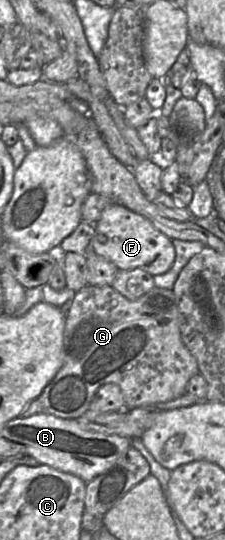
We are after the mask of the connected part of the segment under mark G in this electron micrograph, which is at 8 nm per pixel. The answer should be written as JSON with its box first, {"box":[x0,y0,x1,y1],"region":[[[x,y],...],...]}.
{"box":[20,285,199,419],"region":[[[86,285],[76,292],[66,313],[63,347],[61,369],[20,417],[51,414],[77,419],[89,409],[99,387],[107,383],[121,388],[130,410],[168,402],[187,393],[189,380],[199,373],[196,359],[181,339],[175,295],[158,287],[130,301],[111,285]]]}

